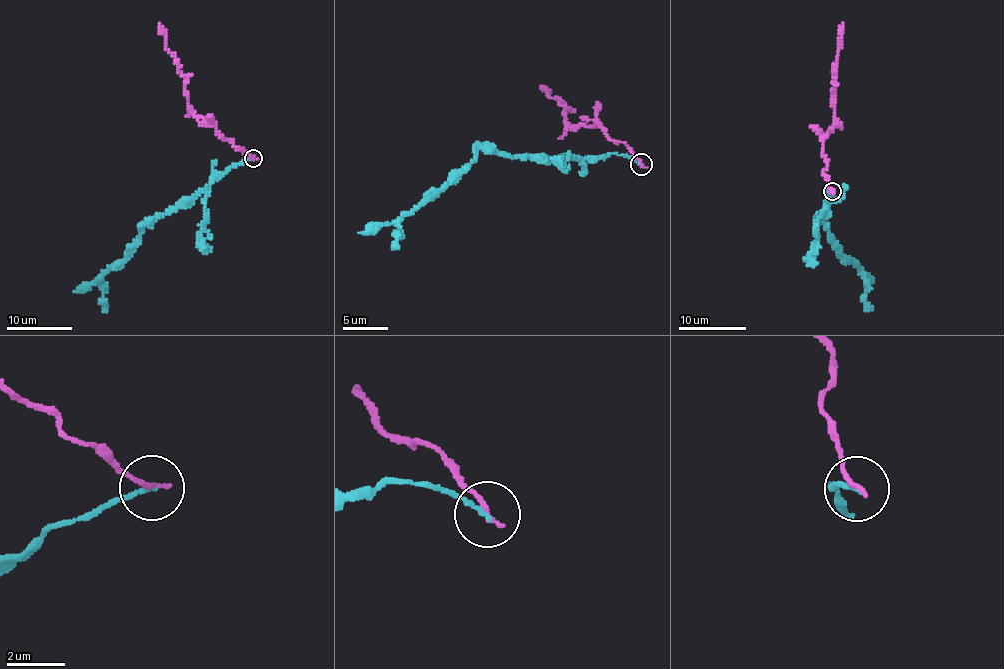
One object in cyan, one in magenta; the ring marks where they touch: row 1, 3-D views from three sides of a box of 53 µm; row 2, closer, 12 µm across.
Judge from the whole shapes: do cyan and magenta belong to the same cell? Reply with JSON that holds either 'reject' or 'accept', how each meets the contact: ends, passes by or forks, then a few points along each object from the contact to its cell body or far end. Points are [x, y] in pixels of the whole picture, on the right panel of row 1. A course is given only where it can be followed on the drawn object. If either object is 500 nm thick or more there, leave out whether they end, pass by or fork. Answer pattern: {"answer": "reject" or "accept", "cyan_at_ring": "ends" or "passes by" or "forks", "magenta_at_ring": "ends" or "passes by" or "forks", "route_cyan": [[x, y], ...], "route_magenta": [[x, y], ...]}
{"answer": "reject", "cyan_at_ring": "ends", "magenta_at_ring": "ends", "route_cyan": [[833, 191], [826, 190], [829, 208], [820, 219], [834, 248], [861, 270], [868, 287], [864, 302], [869, 312]], "route_magenta": [[833, 191], [823, 171], [827, 162], [822, 144], [835, 119], [832, 101], [841, 24]]}

